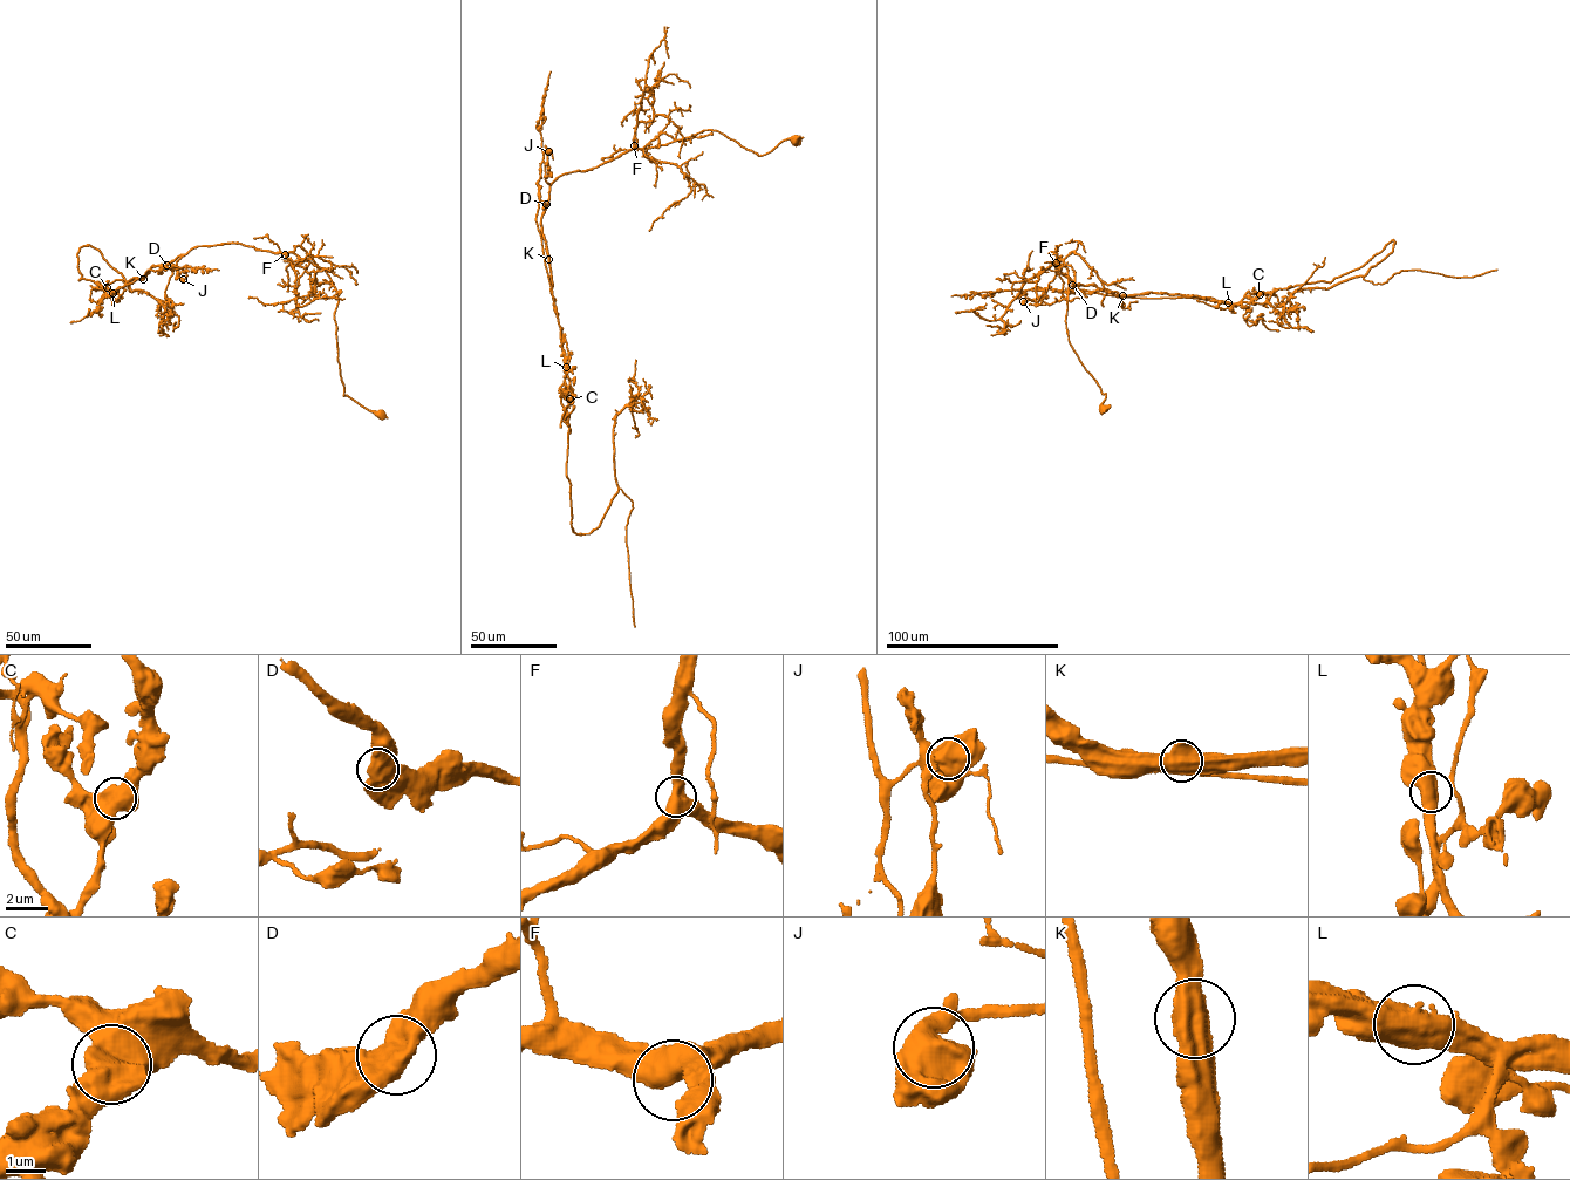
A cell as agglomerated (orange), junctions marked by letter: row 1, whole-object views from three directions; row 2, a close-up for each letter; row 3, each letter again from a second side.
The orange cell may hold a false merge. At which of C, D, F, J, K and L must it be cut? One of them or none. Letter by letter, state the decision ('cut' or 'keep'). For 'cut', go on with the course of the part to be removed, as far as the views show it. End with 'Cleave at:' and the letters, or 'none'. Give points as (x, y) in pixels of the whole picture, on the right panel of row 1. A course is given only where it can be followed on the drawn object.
C: keep
D: keep
F: keep
J: keep
K: keep
L: cut; foreign part runs (1228, 302), (1239, 302), (1248, 291), (1330, 281), (1396, 241), (1363, 275), (1294, 291), (1288, 299), (1325, 257)
Cleave at: L

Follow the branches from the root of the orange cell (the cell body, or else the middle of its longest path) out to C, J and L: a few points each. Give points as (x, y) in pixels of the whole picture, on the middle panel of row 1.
C: (797, 140), (758, 155), (704, 130), (664, 144), (633, 147), (555, 178), (540, 225), (570, 398)
J: (797, 140), (758, 155), (704, 130), (664, 144), (633, 147), (550, 184), (548, 151)
L: (797, 140), (758, 155), (704, 130), (664, 144), (633, 147), (555, 177), (540, 225), (566, 367)

